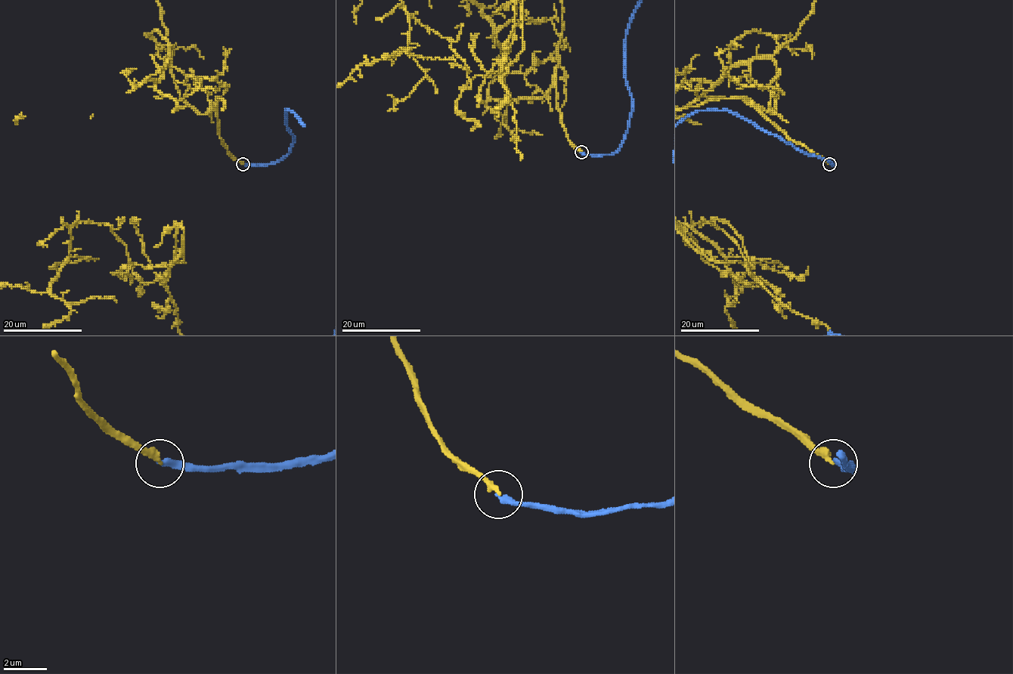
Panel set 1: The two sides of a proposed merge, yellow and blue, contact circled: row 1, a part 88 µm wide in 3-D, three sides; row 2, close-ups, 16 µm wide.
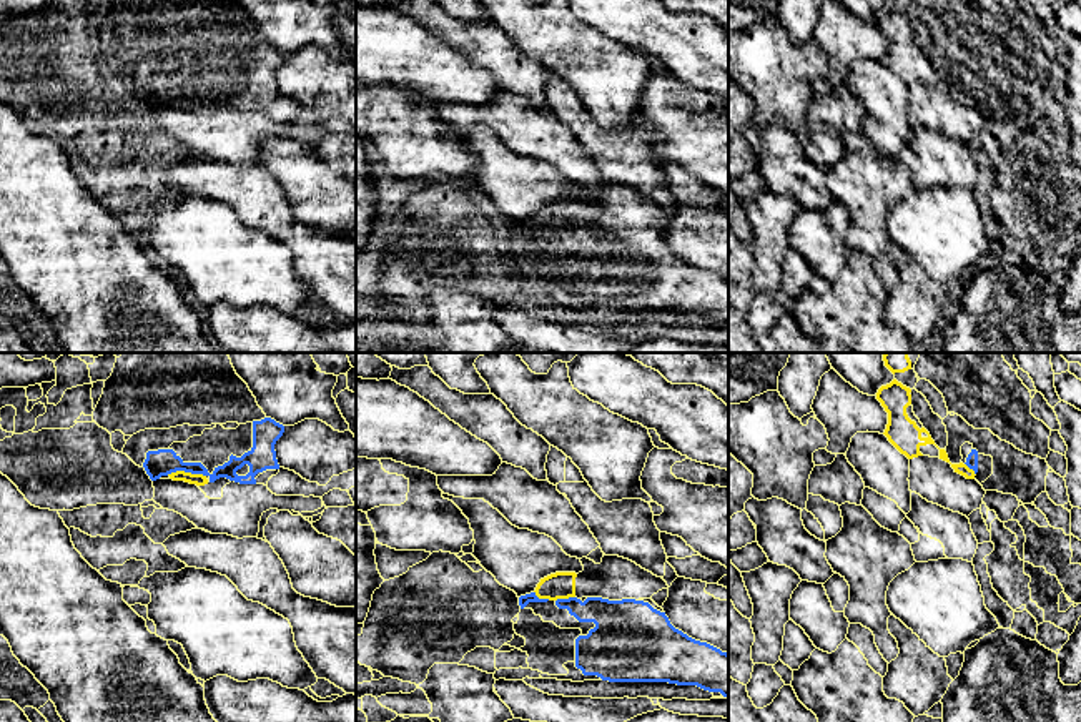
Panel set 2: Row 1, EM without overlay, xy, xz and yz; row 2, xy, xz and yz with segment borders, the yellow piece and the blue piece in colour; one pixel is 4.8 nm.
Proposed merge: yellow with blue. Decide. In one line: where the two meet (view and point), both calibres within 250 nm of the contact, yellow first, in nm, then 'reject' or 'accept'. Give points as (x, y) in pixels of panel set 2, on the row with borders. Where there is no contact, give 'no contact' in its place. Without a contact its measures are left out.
meets yellow in xy at (187, 473); 60 nm thick on the yellow side, 130 nm on the other; accept

